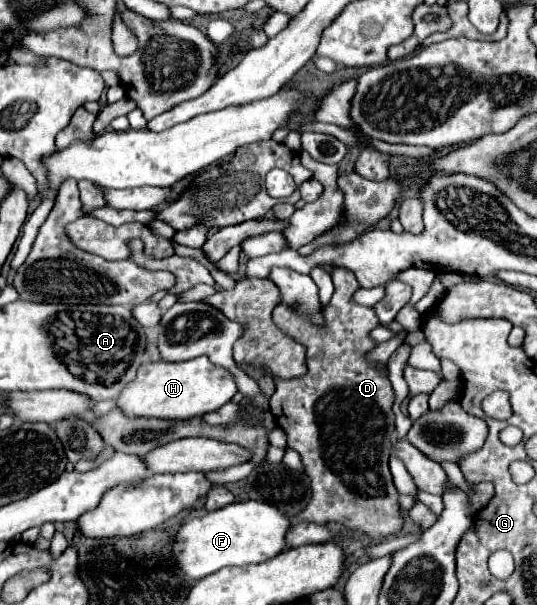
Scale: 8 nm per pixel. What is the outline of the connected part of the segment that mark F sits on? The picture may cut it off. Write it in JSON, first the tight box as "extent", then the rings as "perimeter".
{"extent":[173,500,291,580],"perimeter":[[[257,500],[233,502],[215,512],[195,514],[177,532],[179,536],[173,558],[177,566],[193,580],[201,580],[227,566],[259,564],[285,550],[285,536],[291,528],[289,518],[291,516],[279,512],[279,508]]]}

